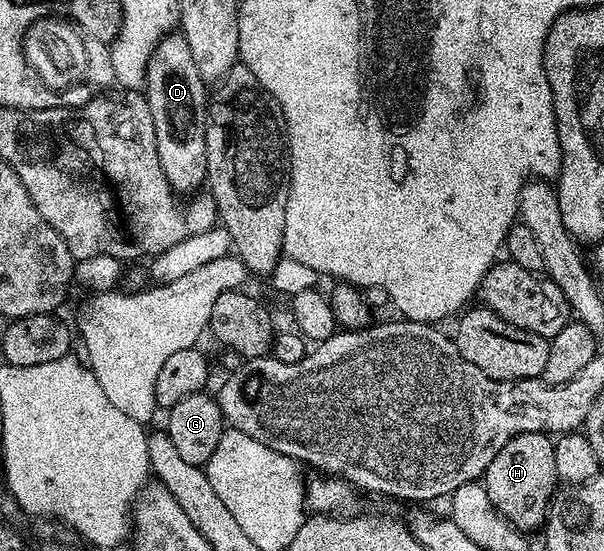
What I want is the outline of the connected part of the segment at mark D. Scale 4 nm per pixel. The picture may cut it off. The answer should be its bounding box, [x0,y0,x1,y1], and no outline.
[144,33,208,193]

